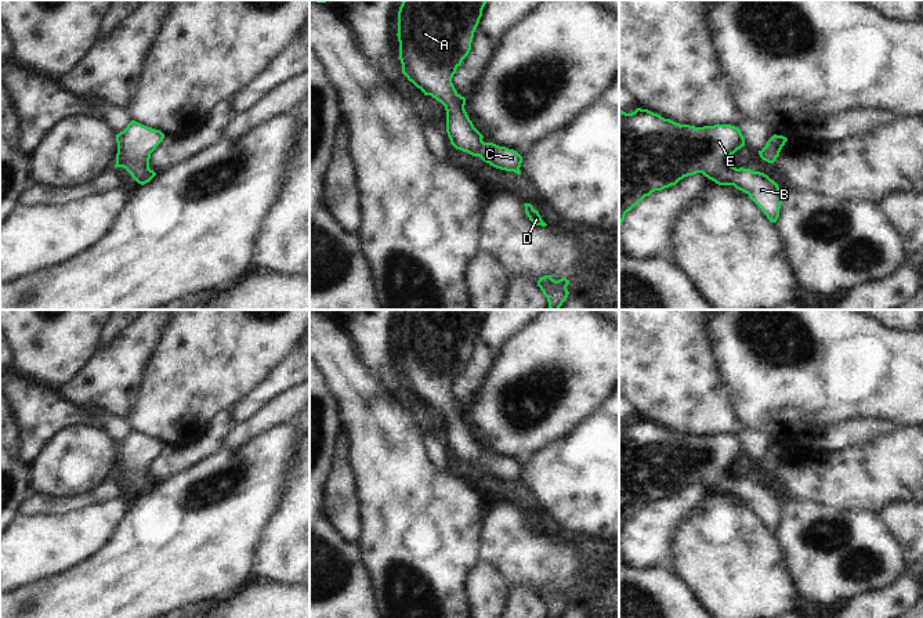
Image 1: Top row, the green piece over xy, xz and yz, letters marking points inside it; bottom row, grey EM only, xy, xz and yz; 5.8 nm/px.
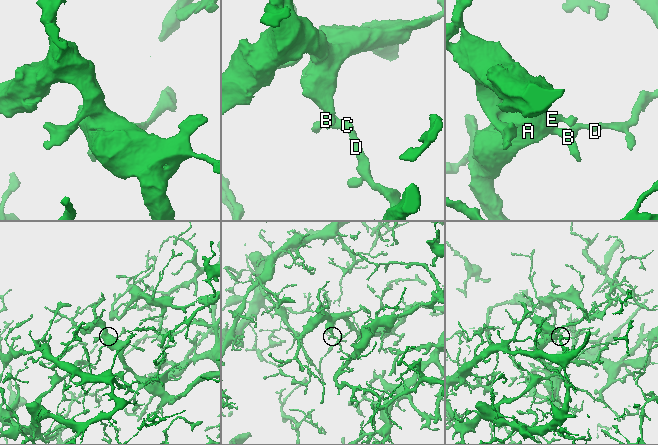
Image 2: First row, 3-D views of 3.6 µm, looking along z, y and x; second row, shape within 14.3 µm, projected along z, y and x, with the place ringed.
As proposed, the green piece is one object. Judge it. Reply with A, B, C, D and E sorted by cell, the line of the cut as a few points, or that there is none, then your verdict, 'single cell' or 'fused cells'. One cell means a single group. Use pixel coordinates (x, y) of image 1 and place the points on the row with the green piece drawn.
A B C D E | no cut | single cell

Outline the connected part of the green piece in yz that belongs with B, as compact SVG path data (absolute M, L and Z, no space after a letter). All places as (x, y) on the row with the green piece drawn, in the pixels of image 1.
M648 109L631 113L619 111L619 228L627 212L645 196L676 185L680 180L702 173L719 185L734 185L761 209L771 223L777 223L782 203L778 184L767 174L731 166L730 156L745 147L739 127L714 124L695 127L665 119Z

